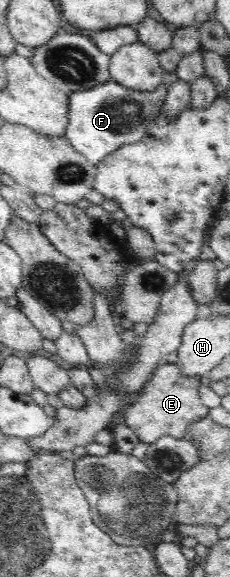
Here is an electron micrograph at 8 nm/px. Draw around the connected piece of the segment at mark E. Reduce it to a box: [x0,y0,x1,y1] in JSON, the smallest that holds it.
[120,361,210,445]

